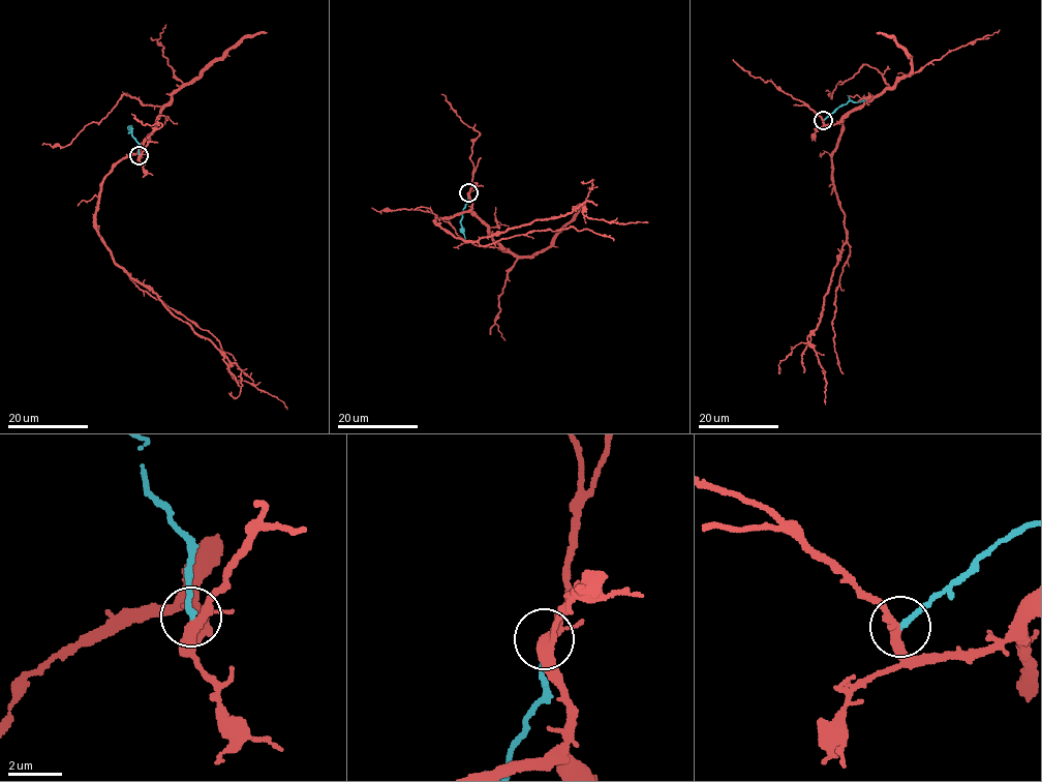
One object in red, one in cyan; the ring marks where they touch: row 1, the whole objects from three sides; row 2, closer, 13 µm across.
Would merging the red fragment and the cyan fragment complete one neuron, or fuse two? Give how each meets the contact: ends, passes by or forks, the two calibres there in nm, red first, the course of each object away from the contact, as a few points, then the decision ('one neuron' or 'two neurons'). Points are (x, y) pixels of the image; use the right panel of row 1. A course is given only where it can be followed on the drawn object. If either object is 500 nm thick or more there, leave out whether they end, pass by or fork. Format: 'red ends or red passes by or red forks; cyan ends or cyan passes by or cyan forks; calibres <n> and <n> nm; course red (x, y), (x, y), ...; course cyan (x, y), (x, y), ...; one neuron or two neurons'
red forks; cyan ends; calibres 280 and 220 nm; course red (823, 120), (843, 126), (832, 154), (832, 183), (846, 240), (821, 322), (807, 338), (824, 369), (825, 403); course cyan (823, 120), (850, 100), (872, 99); one neuron

